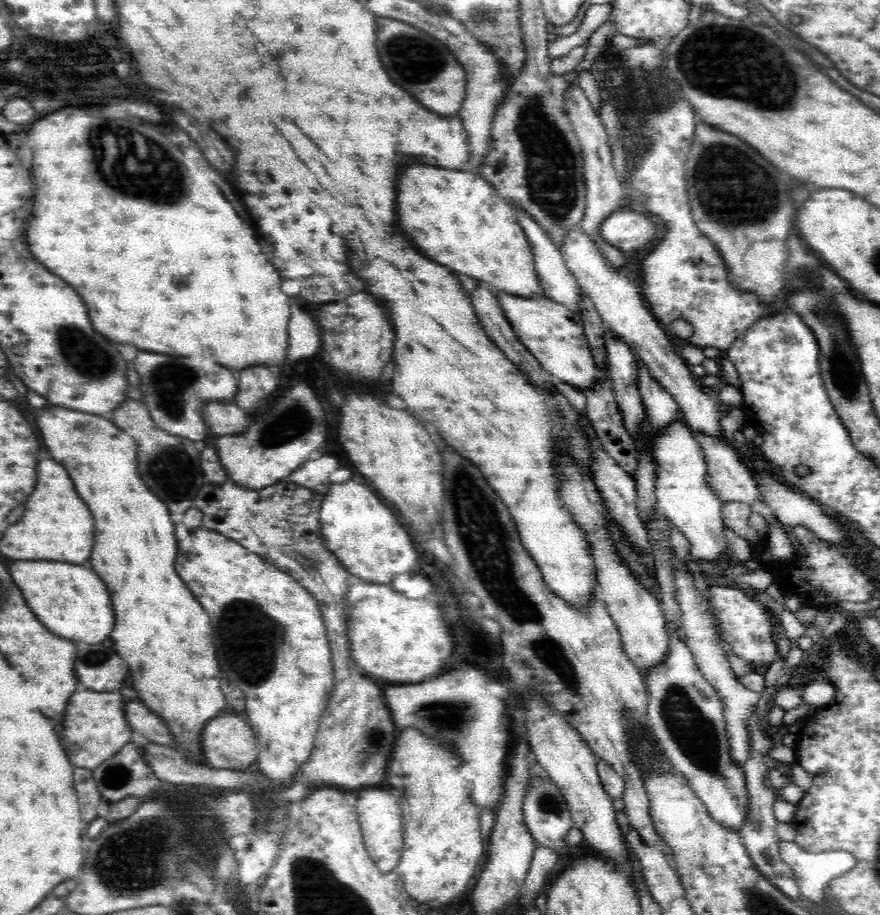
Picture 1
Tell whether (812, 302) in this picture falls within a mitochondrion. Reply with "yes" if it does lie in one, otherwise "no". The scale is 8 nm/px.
yes

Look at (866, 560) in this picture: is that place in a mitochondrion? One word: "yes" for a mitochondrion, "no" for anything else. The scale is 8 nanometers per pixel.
no

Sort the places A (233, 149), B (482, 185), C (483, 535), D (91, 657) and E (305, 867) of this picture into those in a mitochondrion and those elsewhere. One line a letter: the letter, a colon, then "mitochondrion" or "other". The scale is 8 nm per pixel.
A: other
B: other
C: mitochondrion
D: mitochondrion
E: mitochondrion

